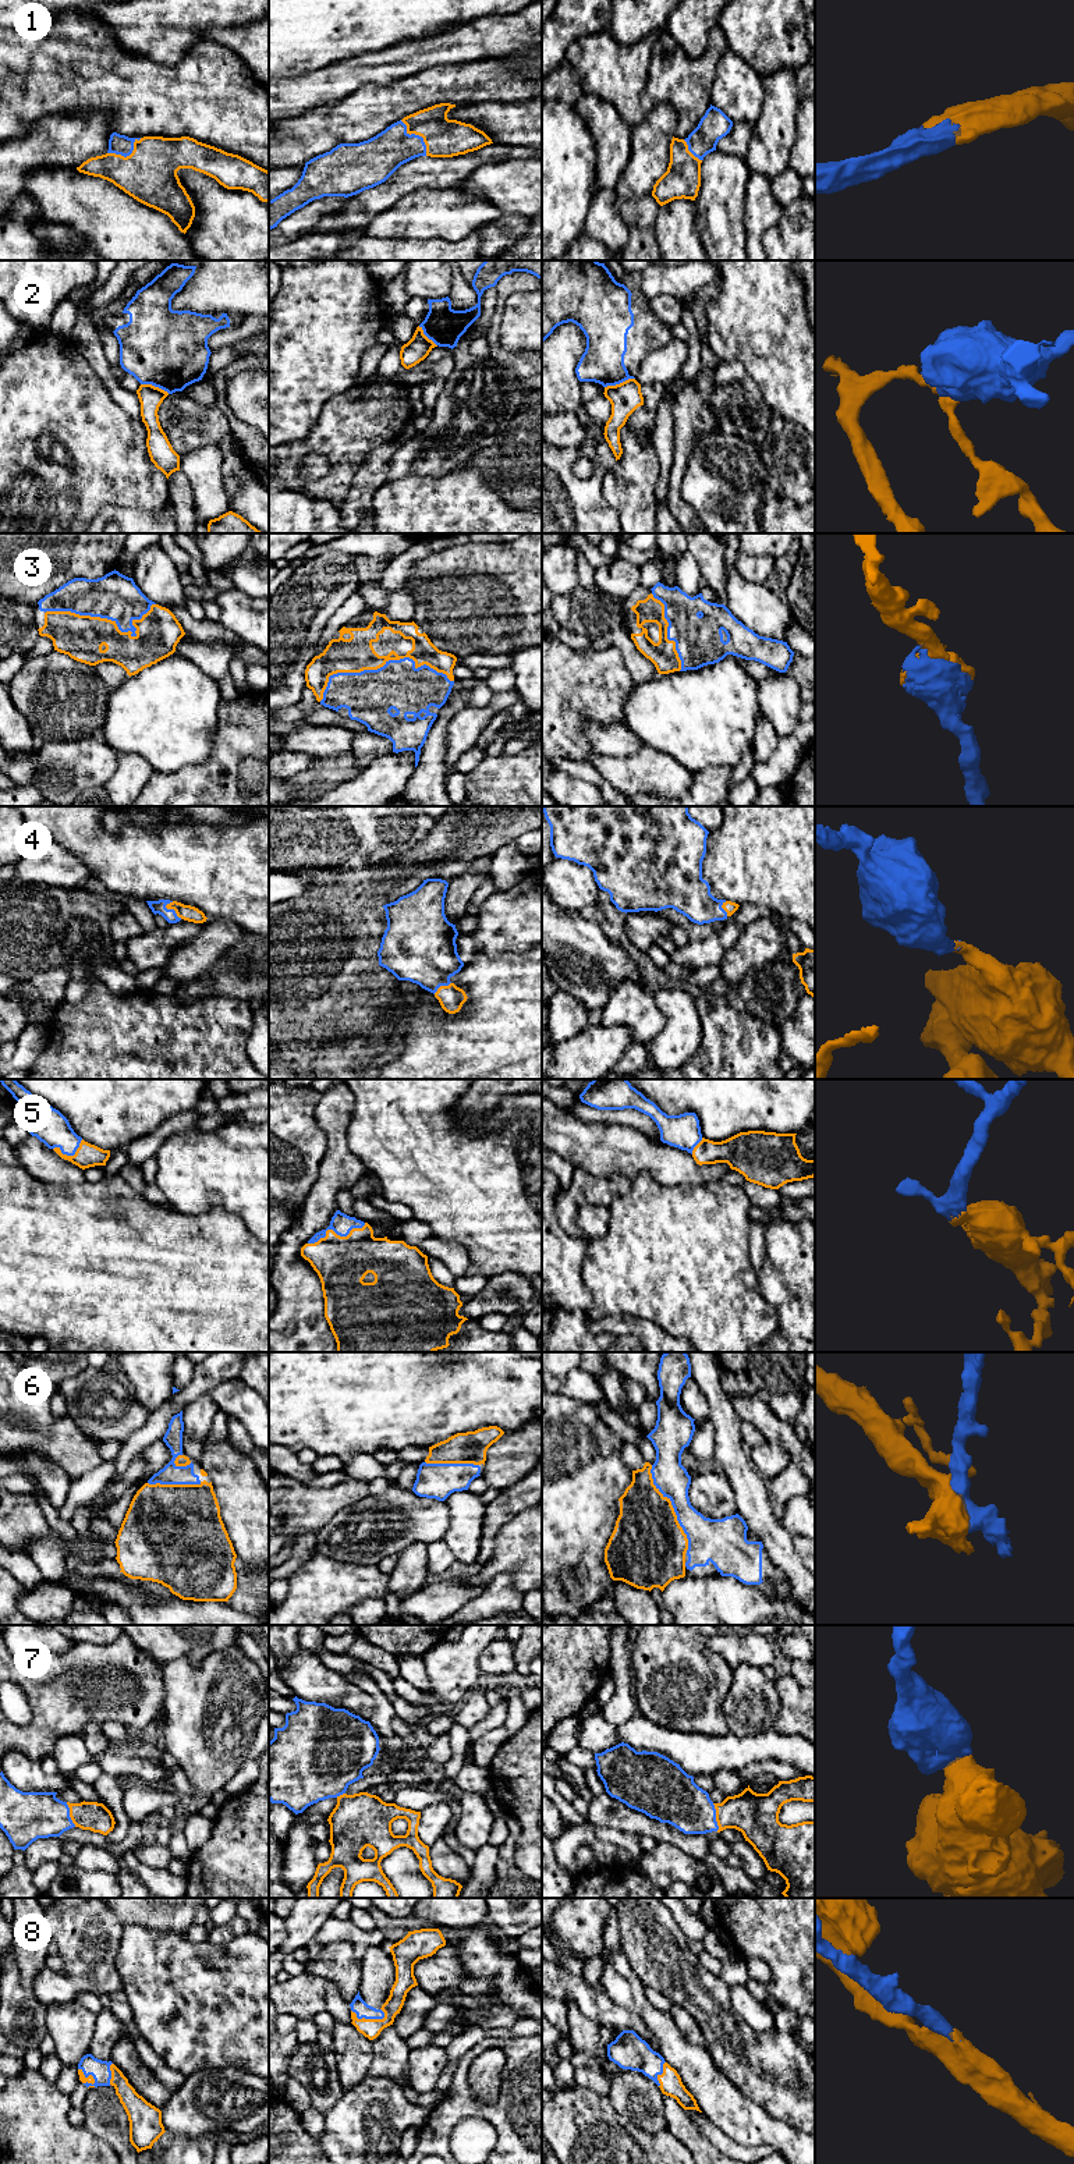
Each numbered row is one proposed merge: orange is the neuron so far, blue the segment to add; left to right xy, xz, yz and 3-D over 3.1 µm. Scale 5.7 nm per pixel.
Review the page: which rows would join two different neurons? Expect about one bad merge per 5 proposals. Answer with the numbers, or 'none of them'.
2

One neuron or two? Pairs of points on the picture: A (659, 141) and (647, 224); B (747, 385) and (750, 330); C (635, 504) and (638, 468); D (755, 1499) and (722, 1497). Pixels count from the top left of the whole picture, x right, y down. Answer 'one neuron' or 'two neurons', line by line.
A: two neurons
B: two neurons
C: one neuron
D: two neurons

